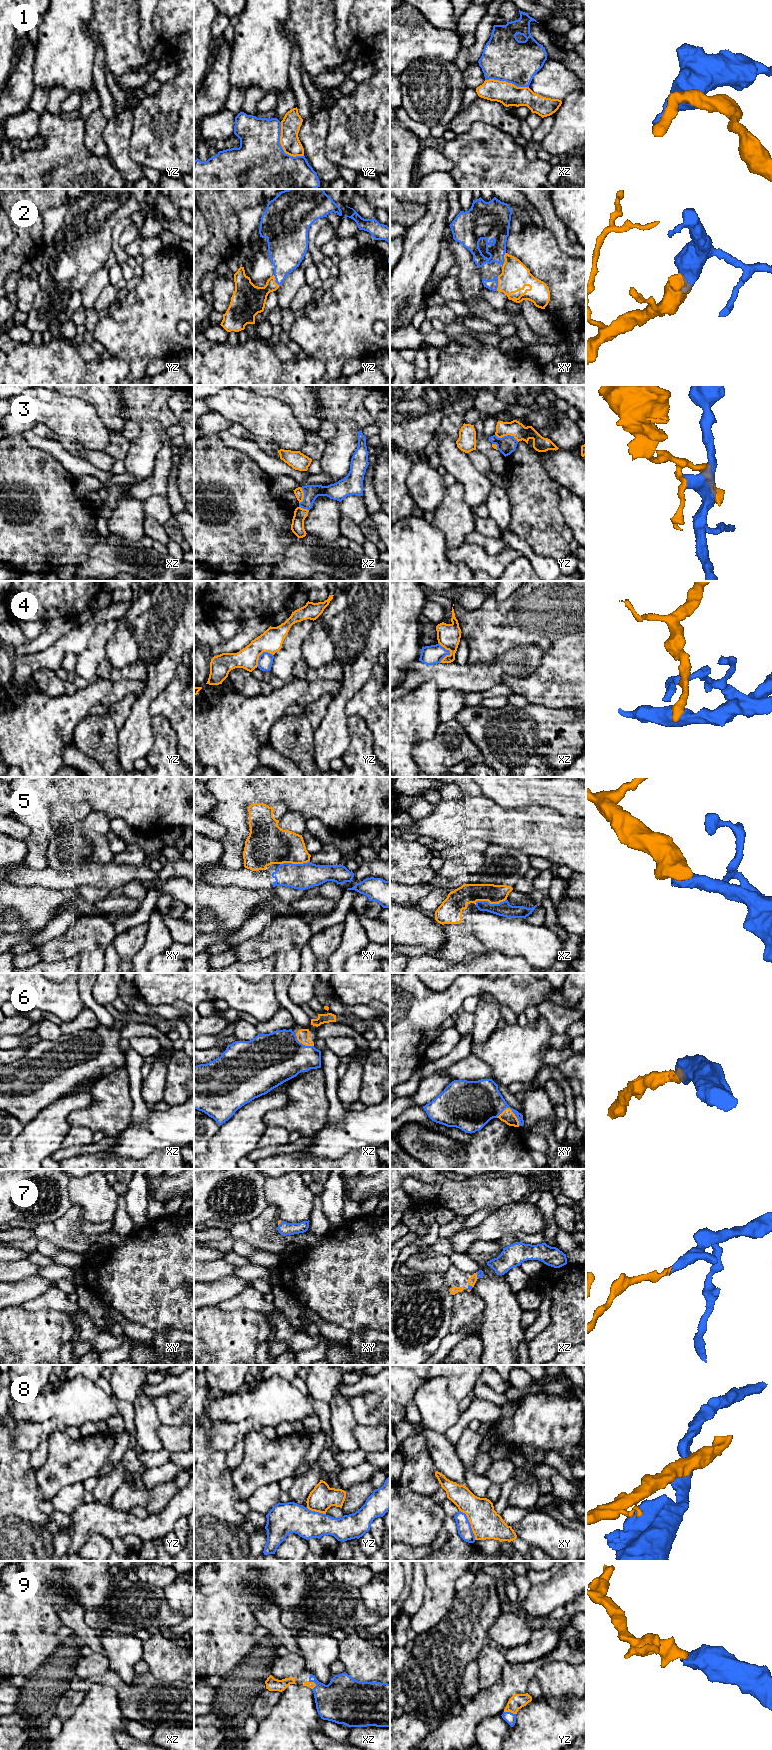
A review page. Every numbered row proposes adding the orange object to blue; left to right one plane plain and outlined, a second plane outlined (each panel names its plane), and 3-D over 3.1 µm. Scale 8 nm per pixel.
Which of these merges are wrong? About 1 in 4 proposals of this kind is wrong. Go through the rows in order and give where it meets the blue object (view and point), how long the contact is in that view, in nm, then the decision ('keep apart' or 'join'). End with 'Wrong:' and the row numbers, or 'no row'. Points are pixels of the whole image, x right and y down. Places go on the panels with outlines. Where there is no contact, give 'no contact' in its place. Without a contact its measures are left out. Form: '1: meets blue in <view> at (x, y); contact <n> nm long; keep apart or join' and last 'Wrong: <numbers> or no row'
1: meets blue in yz at (281, 146); contact 340 nm long; keep apart
2: meets blue in xy at (497, 283); contact 120 nm long; join
3: meets blue in yz at (507, 435); contact 200 nm long; keep apart
4: meets blue in xz at (449, 652); contact 170 nm long; keep apart
5: meets blue in xz at (489, 903); contact 260 nm long; keep apart
6: meets blue in xy at (511, 1109); contact 200 nm long; join
7: meets blue in xz at (477, 1275); contact 60 nm long; join
8: meets blue in xy at (470, 1524); contact 280 nm long; keep apart
9: meets blue in xz at (312, 1681); contact 80 nm long; join
Wrong: 1, 3, 4, 5, 8

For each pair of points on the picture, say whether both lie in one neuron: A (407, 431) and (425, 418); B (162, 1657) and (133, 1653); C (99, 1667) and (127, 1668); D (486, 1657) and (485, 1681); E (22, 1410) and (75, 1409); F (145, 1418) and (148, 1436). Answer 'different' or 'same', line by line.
A: same
B: different
C: different
D: same
E: same
F: same

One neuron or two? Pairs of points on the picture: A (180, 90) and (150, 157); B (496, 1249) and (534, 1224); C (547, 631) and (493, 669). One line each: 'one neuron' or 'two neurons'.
A: one neuron
B: two neurons
C: two neurons

